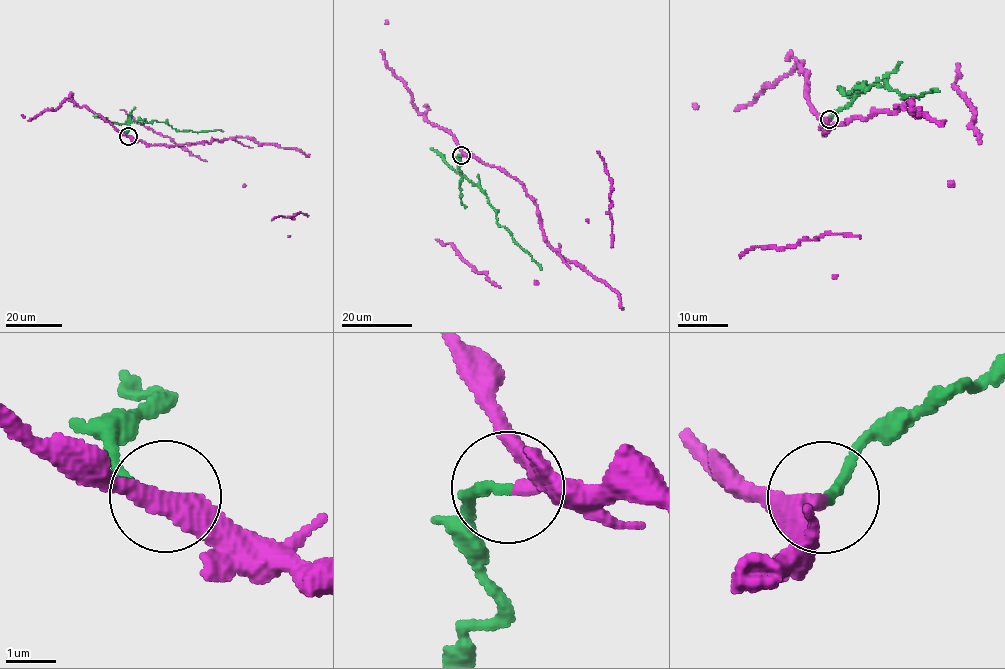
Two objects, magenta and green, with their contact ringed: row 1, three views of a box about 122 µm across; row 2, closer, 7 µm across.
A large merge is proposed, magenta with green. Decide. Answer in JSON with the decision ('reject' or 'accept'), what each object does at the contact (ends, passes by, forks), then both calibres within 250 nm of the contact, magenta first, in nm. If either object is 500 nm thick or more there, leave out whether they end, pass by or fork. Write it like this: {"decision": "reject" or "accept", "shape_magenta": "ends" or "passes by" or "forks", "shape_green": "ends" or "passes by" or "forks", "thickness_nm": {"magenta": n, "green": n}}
{"decision": "reject", "shape_magenta": "passes by", "shape_green": "ends", "thickness_nm": {"magenta": 300, "green": 240}}

